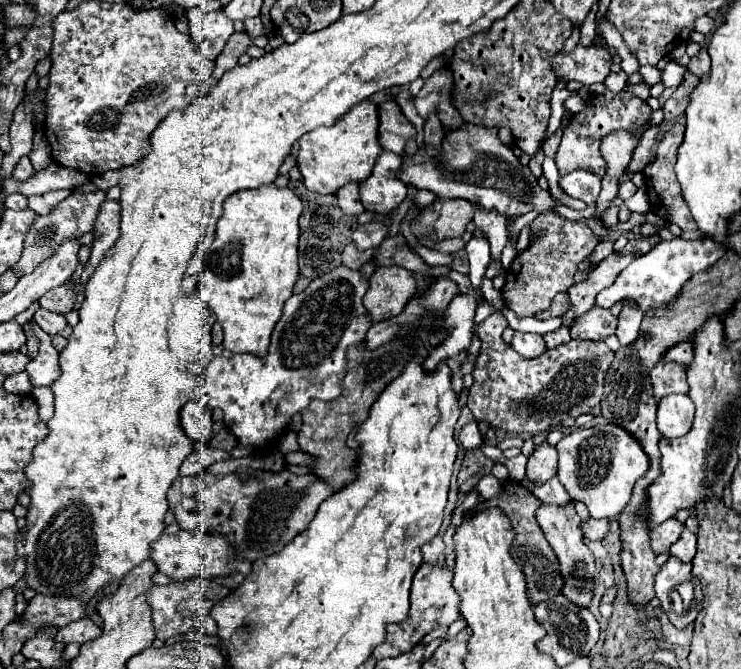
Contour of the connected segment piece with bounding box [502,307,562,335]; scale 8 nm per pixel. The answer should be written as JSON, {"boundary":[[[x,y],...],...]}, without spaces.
{"boundary":[[[508,307],[502,309],[504,317],[508,319],[508,325],[514,329],[514,331],[528,331],[528,333],[548,333],[548,331],[556,331],[560,325],[562,325],[562,319],[536,319],[536,317],[530,317],[530,319],[520,319],[516,317],[514,311],[510,311]]]}

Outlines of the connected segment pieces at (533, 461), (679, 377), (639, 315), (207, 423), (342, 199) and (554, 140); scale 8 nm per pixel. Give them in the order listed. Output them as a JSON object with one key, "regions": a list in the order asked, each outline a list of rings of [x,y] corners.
{"regions":[[[[542,443],[534,449],[534,453],[528,457],[528,471],[526,477],[532,485],[540,487],[552,477],[556,477],[556,465],[558,465],[558,453],[552,445]]],[[[658,361],[656,367],[650,371],[650,379],[654,385],[654,397],[656,399],[662,399],[670,393],[688,393],[686,369],[678,363]]],[[[624,303],[624,309],[622,309],[620,321],[618,321],[618,329],[616,329],[616,337],[620,339],[620,345],[628,347],[628,345],[632,345],[632,341],[636,341],[642,319],[644,319],[644,313],[636,305],[630,307]]],[[[188,401],[180,411],[180,423],[184,433],[192,441],[208,441],[212,433],[212,412],[200,401]]],[[[352,181],[344,185],[344,189],[340,189],[336,195],[338,195],[338,205],[346,215],[360,215],[364,211],[360,201],[360,183]]],[[[562,127],[554,133],[554,135],[550,135],[548,139],[546,139],[546,143],[544,143],[544,153],[548,155],[548,157],[556,157],[556,149],[558,149],[558,145],[560,145],[560,137],[562,137]]]]}

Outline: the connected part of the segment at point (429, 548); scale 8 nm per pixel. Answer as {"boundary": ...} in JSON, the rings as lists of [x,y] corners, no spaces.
{"boundary":[[[436,535],[432,541],[422,545],[422,555],[424,555],[426,563],[436,563],[442,551],[444,551],[444,541],[442,541],[440,535]]]}

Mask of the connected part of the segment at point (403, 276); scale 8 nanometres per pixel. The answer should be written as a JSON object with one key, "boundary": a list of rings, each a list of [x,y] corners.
{"boundary":[[[390,265],[378,267],[370,277],[370,289],[364,295],[364,305],[372,321],[384,321],[404,311],[406,303],[418,293],[418,281],[412,271]]]}

